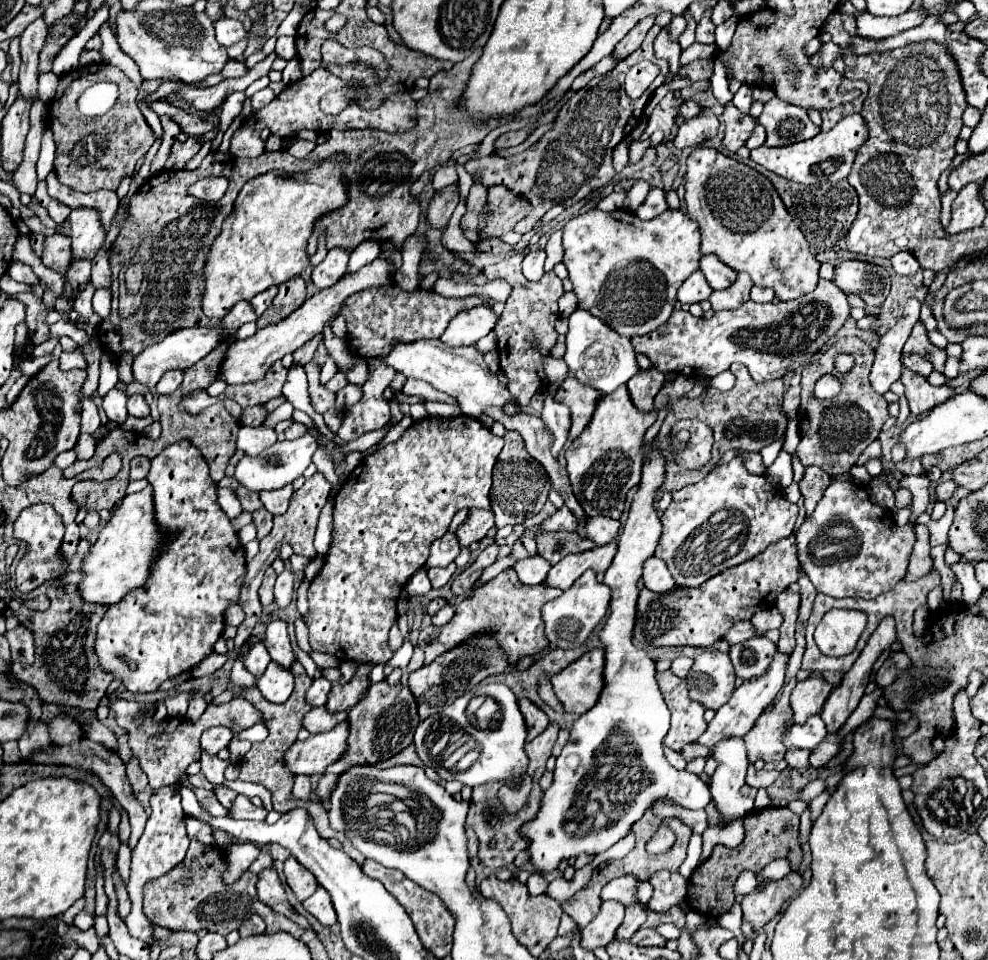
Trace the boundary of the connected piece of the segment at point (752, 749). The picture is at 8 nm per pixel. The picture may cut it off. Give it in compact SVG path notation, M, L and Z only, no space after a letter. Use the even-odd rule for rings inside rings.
M802 572L802 576L800 576L800 580L798 580L798 584L800 584L800 596L802 596L802 602L800 602L800 614L798 614L798 626L796 626L796 648L794 648L794 652L790 654L790 660L788 660L788 666L786 666L786 682L784 682L784 686L782 686L782 692L774 698L774 702L758 716L758 720L754 722L754 726L752 726L752 730L744 736L744 742L746 742L746 750L748 750L748 762L750 764L754 764L756 762L756 758L760 758L760 760L764 760L764 762L780 762L782 758L784 758L784 754L786 754L786 748L784 748L784 744L782 744L782 732L786 730L786 726L792 722L792 708L790 708L790 694L792 694L792 690L794 690L794 686L798 684L798 680L796 680L796 672L800 670L800 662L802 662L802 656L804 656L804 650L806 650L806 638L804 638L804 634L806 634L806 622L808 622L808 616L810 616L810 612L812 612L812 606L814 606L814 598L816 598L816 588L810 584L810 580L808 580L808 576Z

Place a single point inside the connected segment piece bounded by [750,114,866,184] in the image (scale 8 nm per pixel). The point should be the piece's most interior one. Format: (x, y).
(828, 157)

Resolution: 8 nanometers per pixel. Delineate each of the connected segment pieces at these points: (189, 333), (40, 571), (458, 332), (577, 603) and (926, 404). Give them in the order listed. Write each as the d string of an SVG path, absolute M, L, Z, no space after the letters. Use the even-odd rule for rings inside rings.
M242 302L242 304L236 304L226 316L224 320L218 324L218 326L208 326L208 328L184 328L184 330L178 330L178 332L172 332L170 336L166 336L166 340L146 348L146 352L138 354L134 358L134 366L132 366L132 372L134 372L134 378L136 382L140 384L146 384L150 388L156 386L156 382L160 380L160 376L168 370L174 370L174 368L180 368L180 370L186 370L190 366L194 366L198 360L202 360L204 356L208 356L208 352L212 352L218 344L226 342L226 340L234 340L236 338L236 324L234 320L240 320L240 322L252 322L256 320L254 312L250 312L250 302Z
M34 504L26 510L22 510L22 514L18 516L18 520L14 524L14 536L28 544L28 550L26 550L24 558L18 562L16 572L14 572L16 588L22 594L32 592L40 584L44 584L48 580L54 580L63 572L80 570L82 556L86 554L86 548L90 548L88 540L80 540L78 548L76 548L76 554L70 560L64 560L60 552L60 545L64 536L64 524L62 516L58 516L58 512L54 508L50 508L50 504Z
M482 304L458 314L450 322L446 332L440 336L440 340L446 346L470 346L484 338L488 332L492 332L496 322L498 314L494 314L494 310L488 304Z
M588 570L584 572L570 590L566 590L562 596L550 600L542 608L542 618L546 622L546 636L552 640L558 648L576 648L584 644L588 634L602 622L602 618L608 612L610 602L610 588L606 584L600 584L596 580L596 572Z
M906 368L902 374L902 384L906 386L904 396L908 400L908 408L916 416L930 412L932 408L946 402L954 394L954 390L950 386L946 386L946 384L944 386L930 386L920 374L914 374Z

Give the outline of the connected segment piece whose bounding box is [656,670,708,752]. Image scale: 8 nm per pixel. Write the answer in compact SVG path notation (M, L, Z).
M670 670L656 674L656 680L672 712L672 726L664 738L664 744L676 752L682 752L682 748L698 740L708 726L704 720L704 706L688 696L686 680L674 676Z

